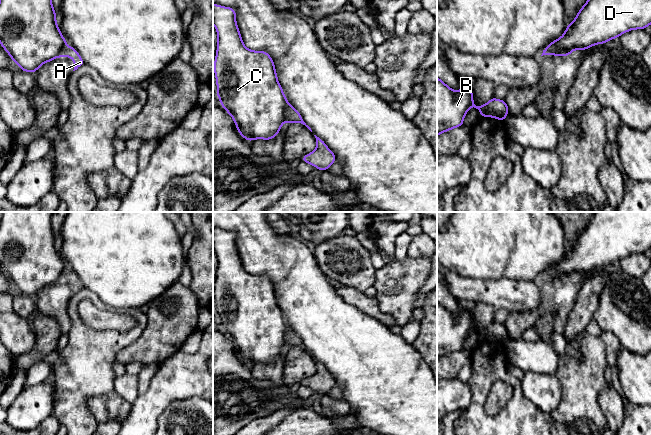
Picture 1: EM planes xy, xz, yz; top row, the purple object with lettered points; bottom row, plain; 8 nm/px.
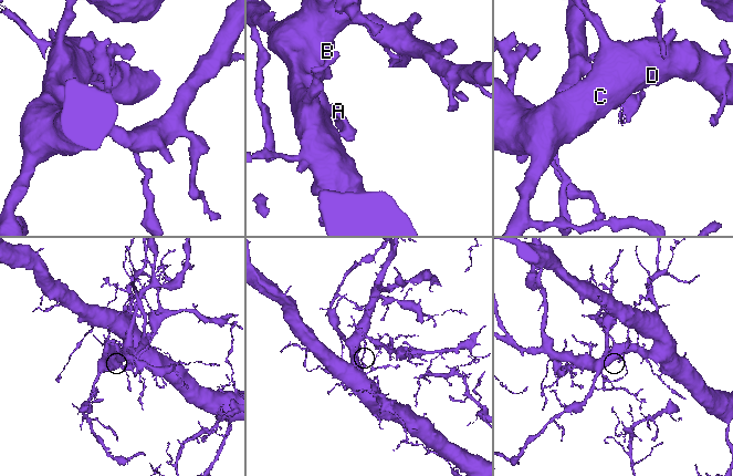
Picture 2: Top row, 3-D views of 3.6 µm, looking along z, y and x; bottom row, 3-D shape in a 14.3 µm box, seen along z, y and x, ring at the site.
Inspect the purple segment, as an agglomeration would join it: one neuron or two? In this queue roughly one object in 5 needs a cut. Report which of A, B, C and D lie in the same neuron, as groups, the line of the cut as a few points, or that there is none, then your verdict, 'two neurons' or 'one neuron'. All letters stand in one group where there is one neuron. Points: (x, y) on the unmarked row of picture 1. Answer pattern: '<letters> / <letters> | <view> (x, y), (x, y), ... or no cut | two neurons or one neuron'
A / B C D | xz (288, 328), (284, 336), (283, 345) | two neurons

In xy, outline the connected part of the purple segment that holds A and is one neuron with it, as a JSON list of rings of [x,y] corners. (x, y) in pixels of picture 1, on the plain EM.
[[[65,270],[63,273],[61,273],[56,282],[58,282],[59,280],[64,281],[64,282],[69,280],[73,283],[73,285],[74,285],[74,294],[73,295],[77,294],[79,291],[81,291],[83,288],[85,288],[83,283],[77,276],[77,274],[71,270]]]

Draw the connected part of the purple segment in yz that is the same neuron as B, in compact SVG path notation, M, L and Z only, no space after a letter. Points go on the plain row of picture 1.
M437 301L437 360L463 350L464 341L471 331L478 333L481 341L504 345L508 339L505 324L492 321L488 327L476 330L473 327L473 316L465 307L462 307L460 315L455 315Z

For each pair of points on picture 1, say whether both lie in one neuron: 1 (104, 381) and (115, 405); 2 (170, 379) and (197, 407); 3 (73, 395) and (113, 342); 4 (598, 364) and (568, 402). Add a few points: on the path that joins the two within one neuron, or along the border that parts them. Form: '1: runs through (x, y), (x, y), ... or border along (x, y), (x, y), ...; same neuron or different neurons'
1: border along (114, 390), (105, 394), (91, 396), (87, 401); different neurons
2: border along (202, 398), (189, 397), (174, 400), (166, 407); different neurons
3: runs through (76, 382), (76, 379), (100, 355); same neuron
4: runs through (589, 373), (581, 382), (580, 390), (577, 393); same neuron

